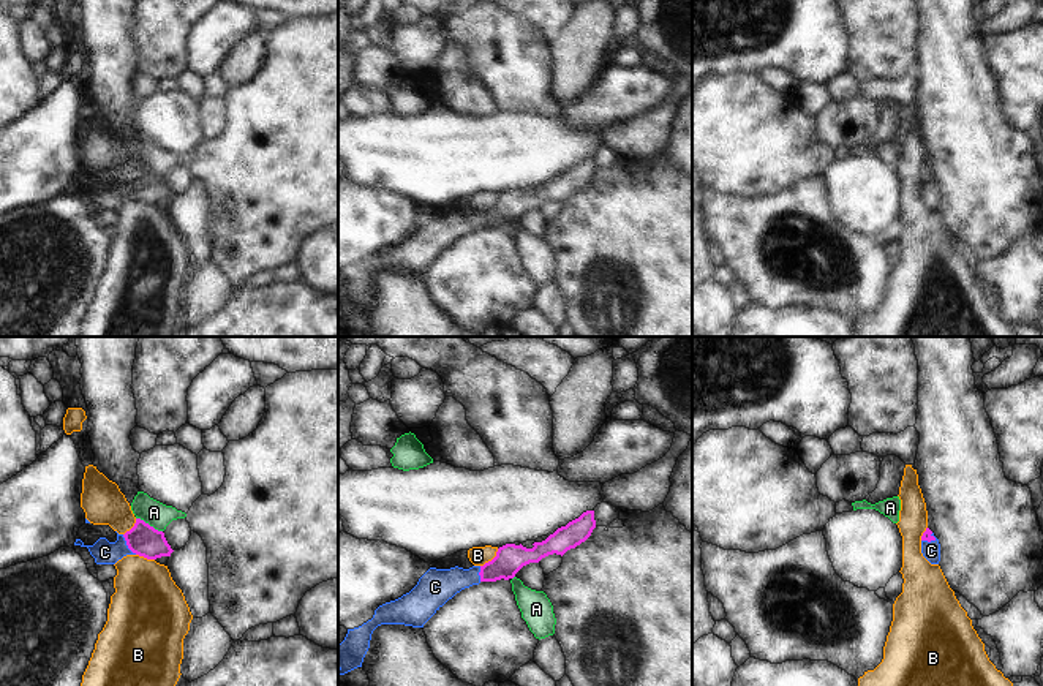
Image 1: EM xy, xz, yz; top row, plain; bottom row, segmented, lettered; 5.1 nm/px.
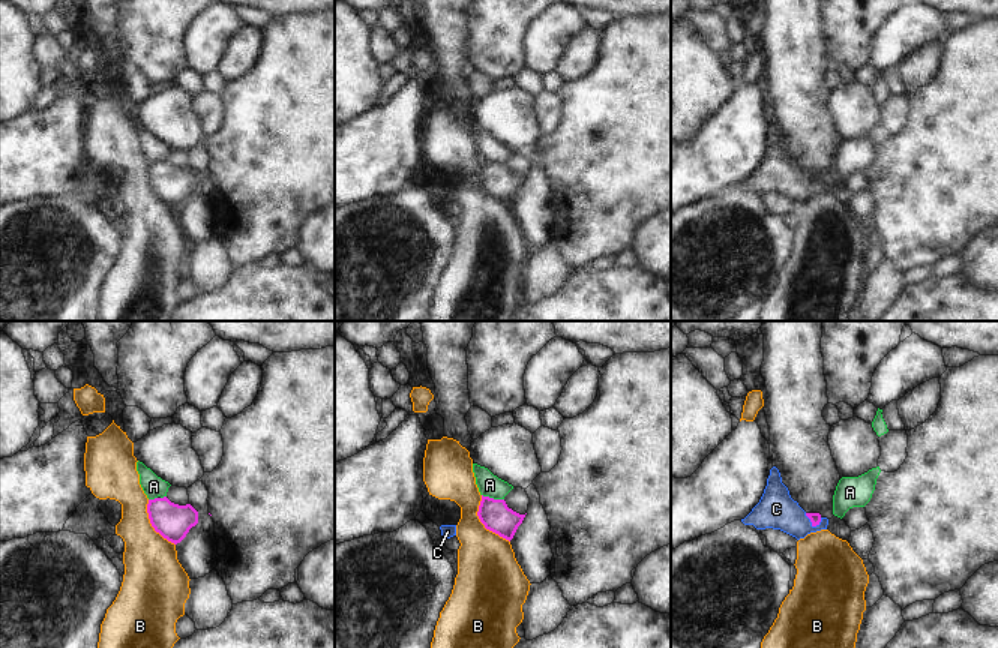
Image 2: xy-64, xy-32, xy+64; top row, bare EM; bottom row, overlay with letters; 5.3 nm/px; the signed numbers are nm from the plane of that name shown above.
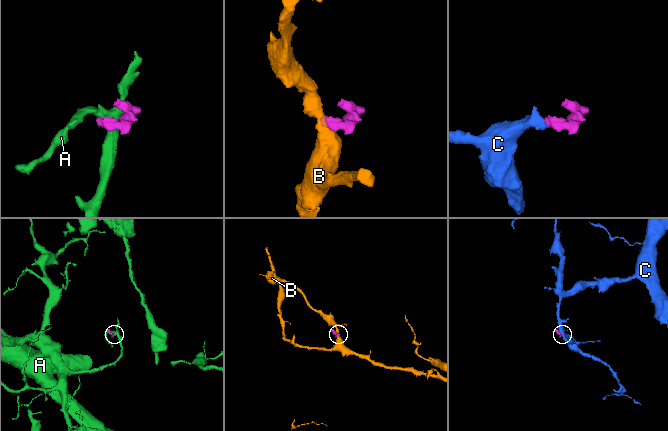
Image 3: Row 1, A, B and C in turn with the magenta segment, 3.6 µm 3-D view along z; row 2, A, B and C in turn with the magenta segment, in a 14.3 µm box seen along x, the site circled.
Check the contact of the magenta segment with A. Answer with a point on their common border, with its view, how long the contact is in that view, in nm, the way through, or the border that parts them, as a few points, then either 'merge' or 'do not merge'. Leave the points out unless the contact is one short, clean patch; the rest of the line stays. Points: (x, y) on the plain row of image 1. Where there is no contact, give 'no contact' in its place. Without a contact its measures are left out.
meets magenta in xy at (147, 169); contact 150 nm long; border along xy (136, 163), (161, 177); do not merge

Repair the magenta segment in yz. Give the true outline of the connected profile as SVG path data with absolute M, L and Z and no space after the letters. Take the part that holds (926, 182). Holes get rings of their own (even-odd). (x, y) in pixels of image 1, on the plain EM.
M926 174L926 177L921 182L921 199L931 210L939 210L940 190L929 174Z

